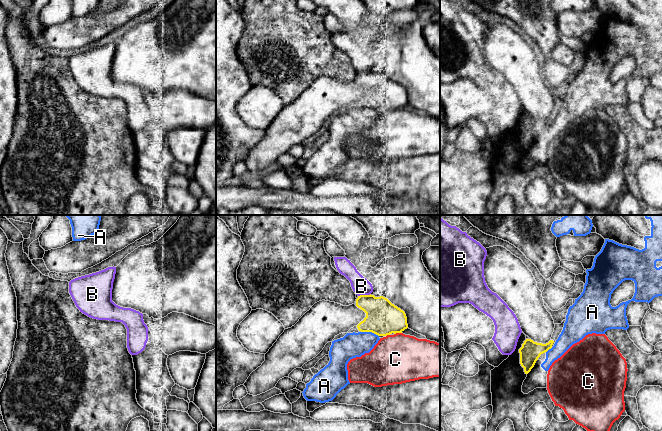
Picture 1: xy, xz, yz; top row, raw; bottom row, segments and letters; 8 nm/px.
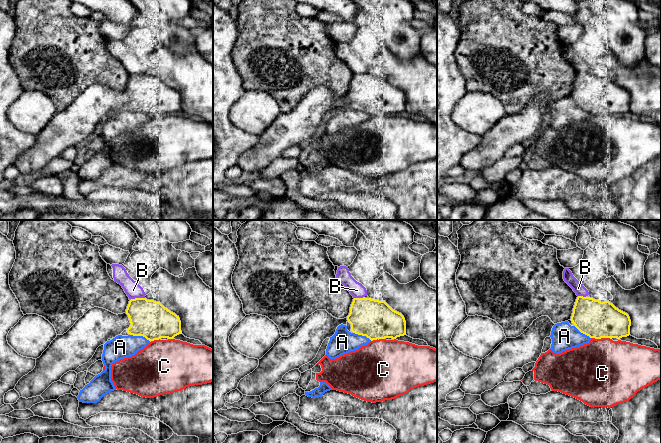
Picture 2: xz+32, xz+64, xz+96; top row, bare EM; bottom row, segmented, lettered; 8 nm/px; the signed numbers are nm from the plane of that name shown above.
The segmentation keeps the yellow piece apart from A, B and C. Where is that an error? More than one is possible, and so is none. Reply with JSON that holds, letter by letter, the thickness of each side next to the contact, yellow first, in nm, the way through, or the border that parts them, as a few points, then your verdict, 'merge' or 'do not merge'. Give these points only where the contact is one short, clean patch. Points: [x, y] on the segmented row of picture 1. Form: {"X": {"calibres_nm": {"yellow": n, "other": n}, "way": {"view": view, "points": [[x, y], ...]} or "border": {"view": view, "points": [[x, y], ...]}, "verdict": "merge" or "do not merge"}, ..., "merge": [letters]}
{"A": {"calibres_nm": {"yellow": 280, "other": 200}, "border": {"view": "xz", "points": [[361, 331], [371, 331], [378, 336]]}, "verdict": "do not merge"}, "B": {"calibres_nm": {"yellow": 280, "other": 140}, "border": {"view": "xz", "points": [[370, 293], [358, 296]]}, "verdict": "do not merge"}, "C": {"calibres_nm": {"yellow": 280, "other": 400}, "verdict": "do not merge"}, "merge": []}

